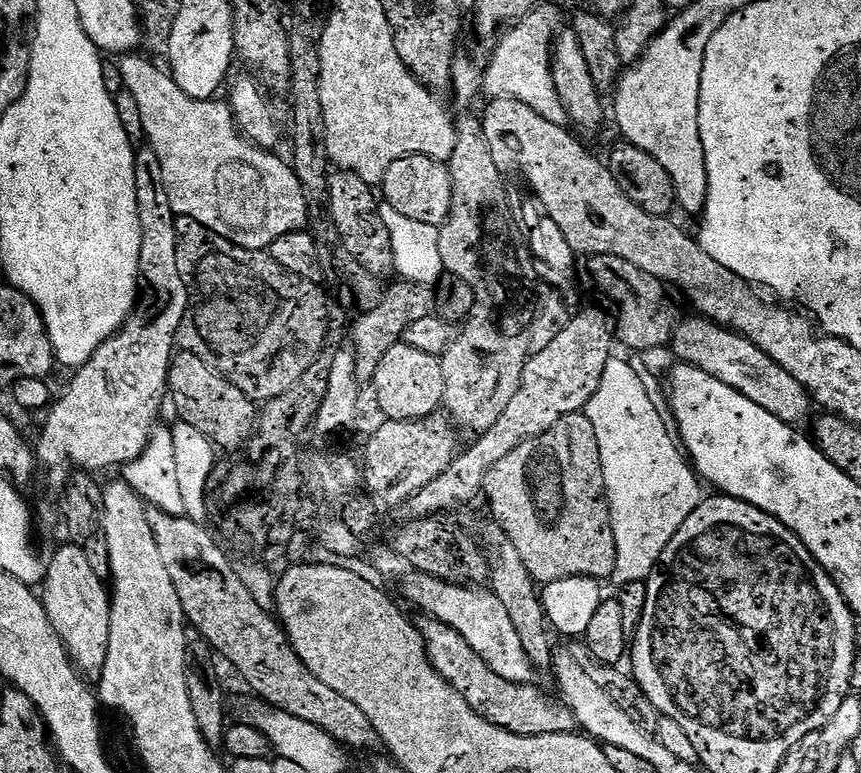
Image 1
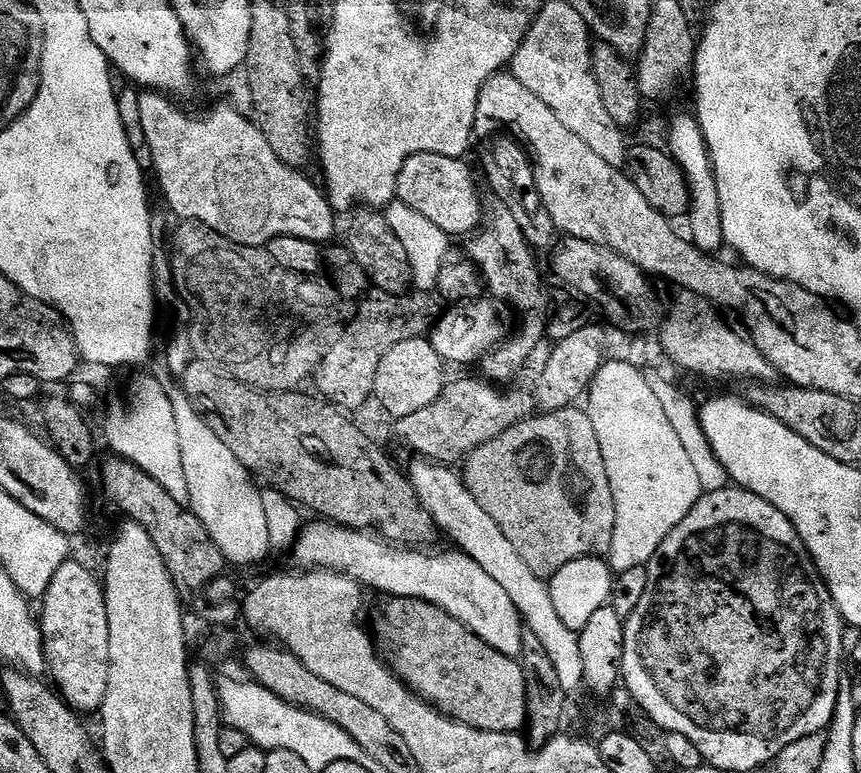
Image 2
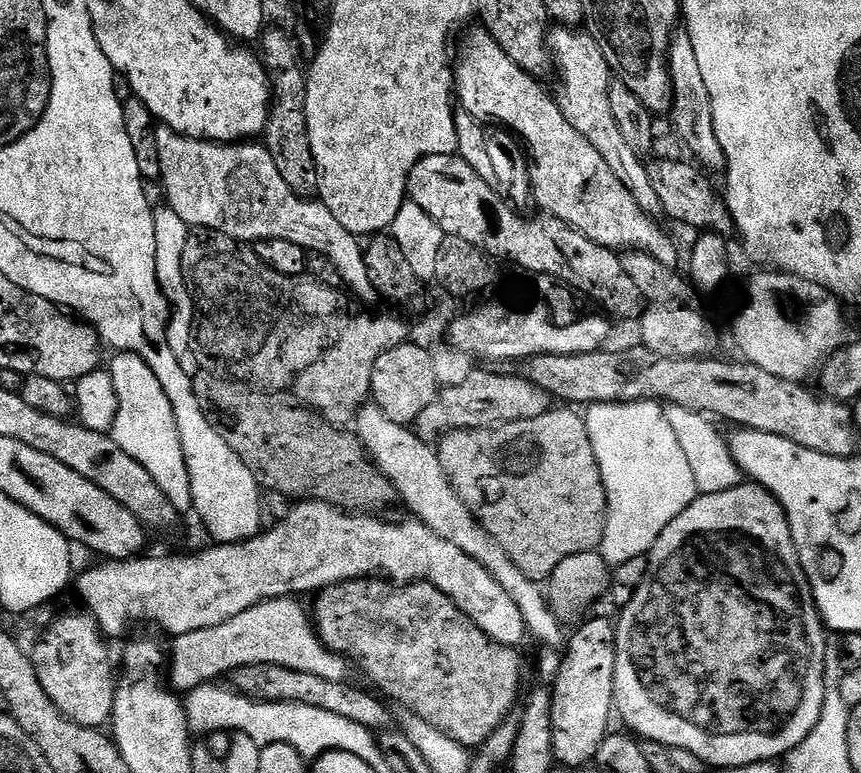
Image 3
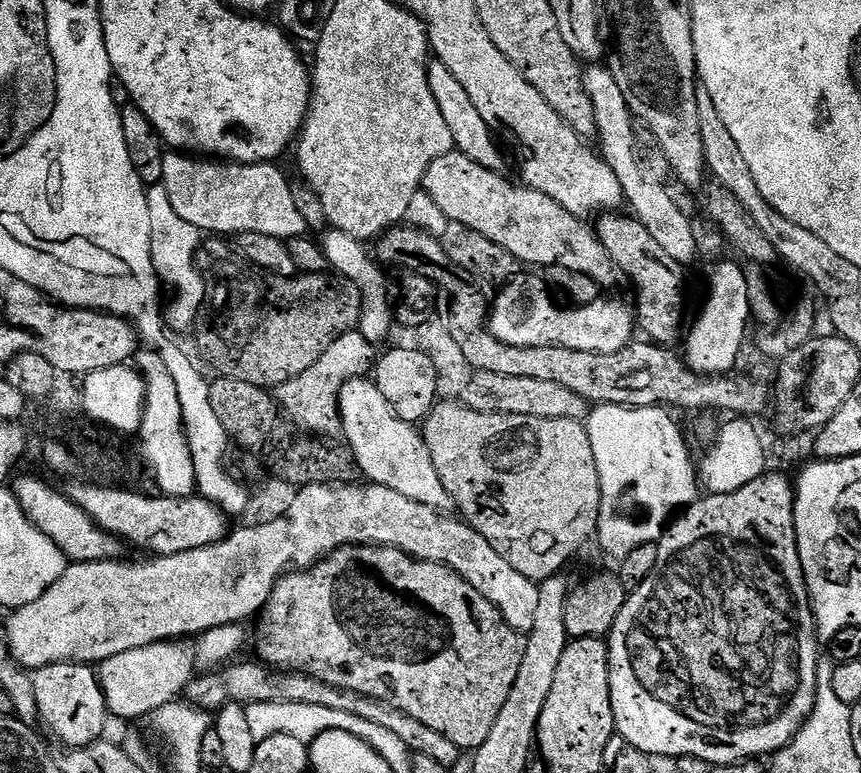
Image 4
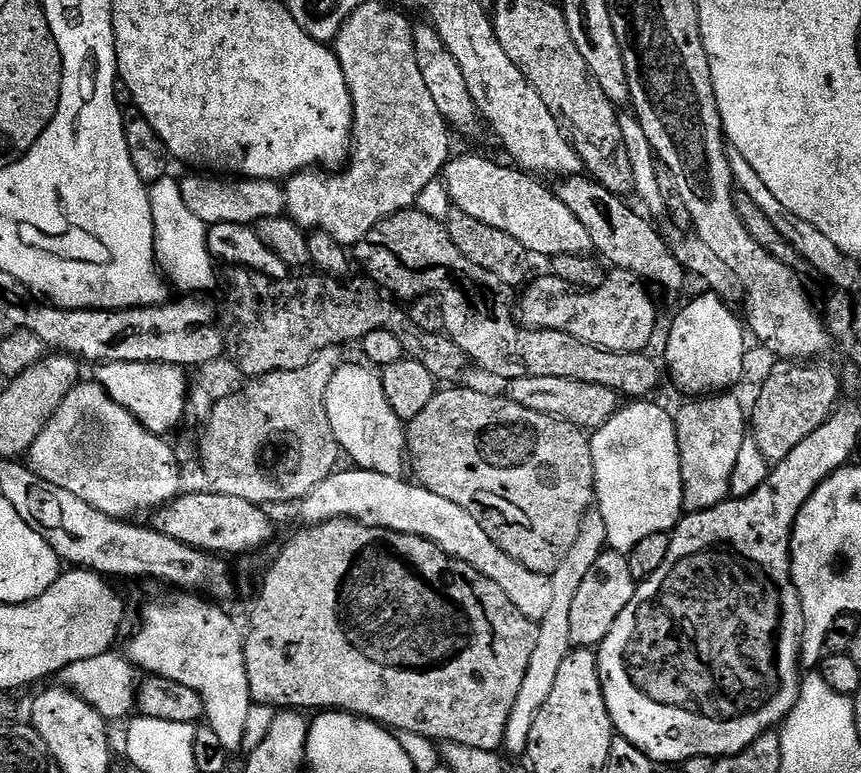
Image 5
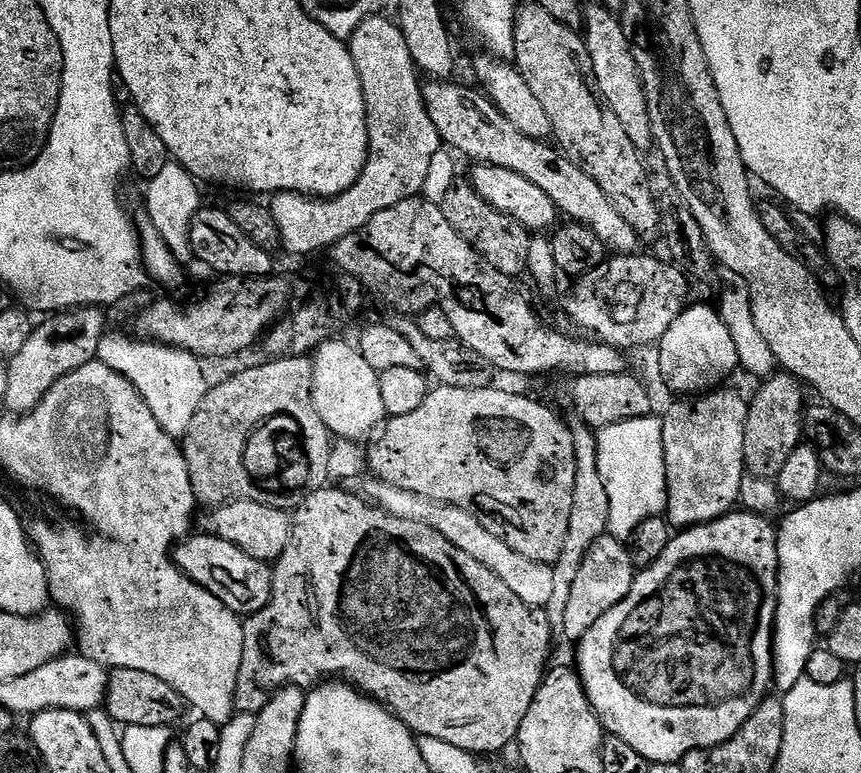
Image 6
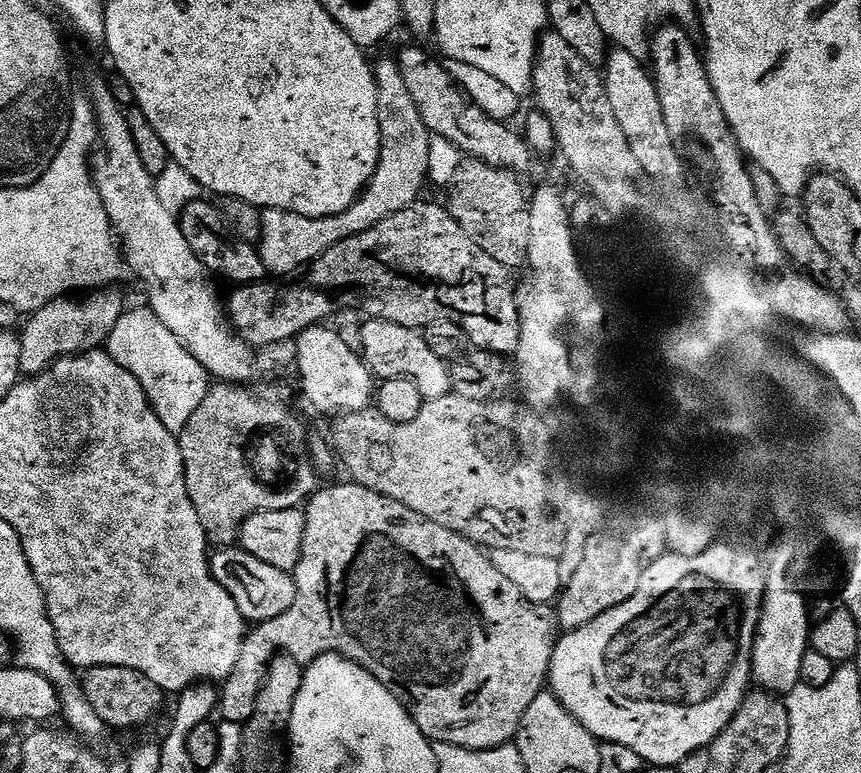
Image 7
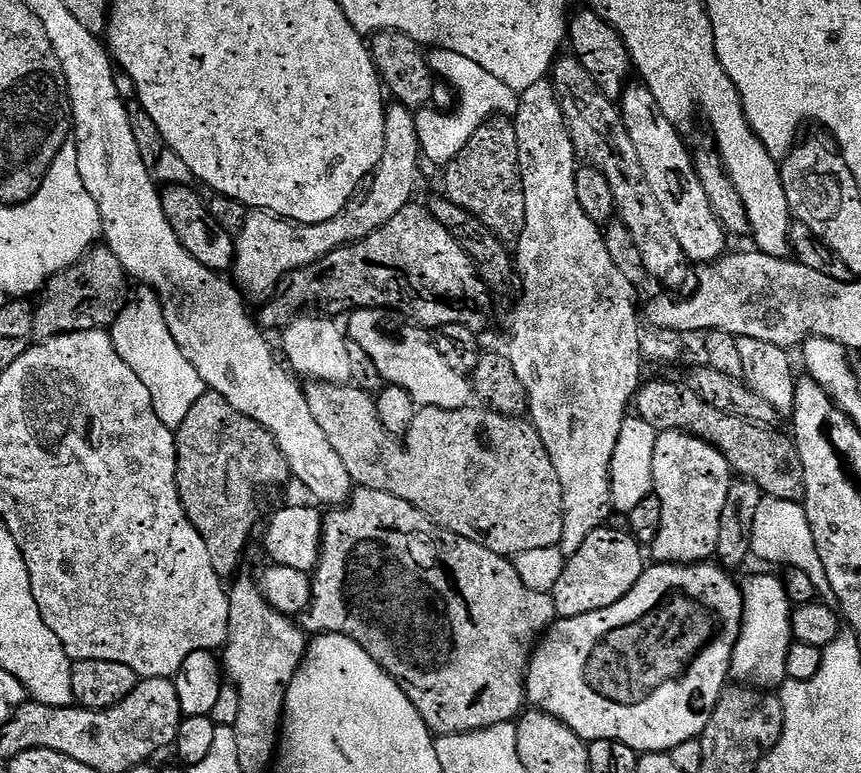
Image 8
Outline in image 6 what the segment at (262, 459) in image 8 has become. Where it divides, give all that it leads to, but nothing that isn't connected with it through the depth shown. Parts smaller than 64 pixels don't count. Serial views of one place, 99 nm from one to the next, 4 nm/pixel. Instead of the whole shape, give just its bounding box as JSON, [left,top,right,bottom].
[182,356,324,513]

